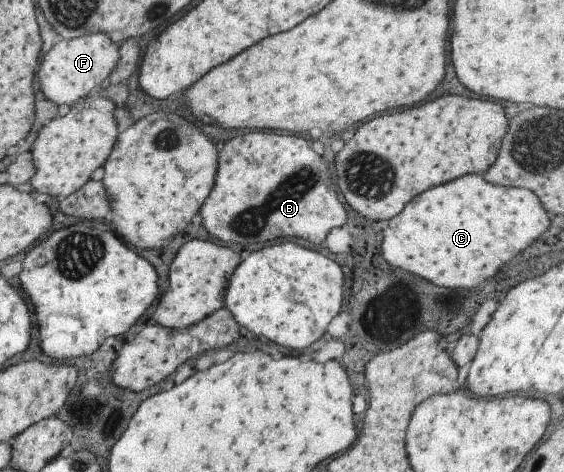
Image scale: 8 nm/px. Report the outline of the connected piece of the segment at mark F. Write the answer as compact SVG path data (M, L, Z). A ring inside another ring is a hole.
M102 33L82 35L78 39L58 41L53 48L42 57L40 70L36 71L36 79L42 96L56 106L72 106L80 99L86 98L99 83L106 80L116 65L119 53L118 42L111 42Z

